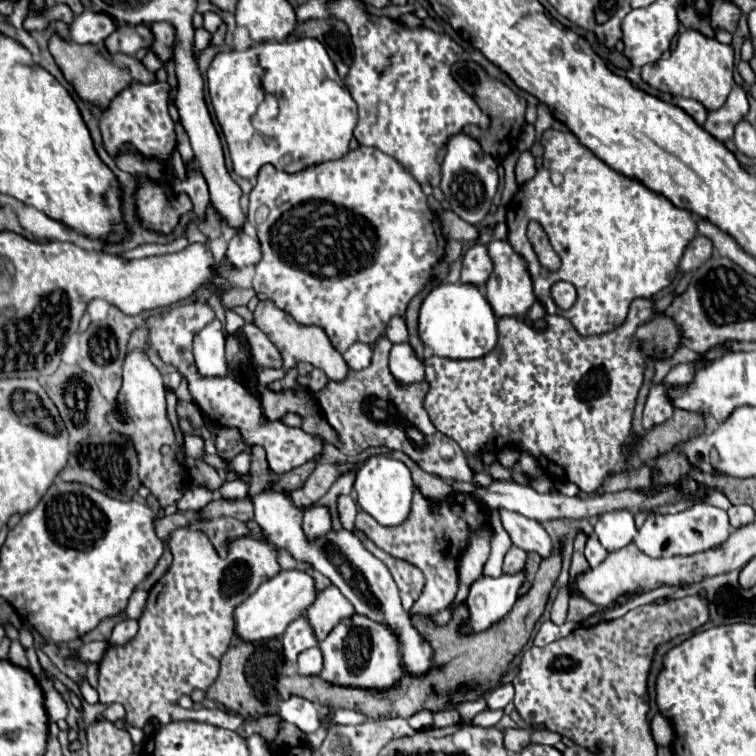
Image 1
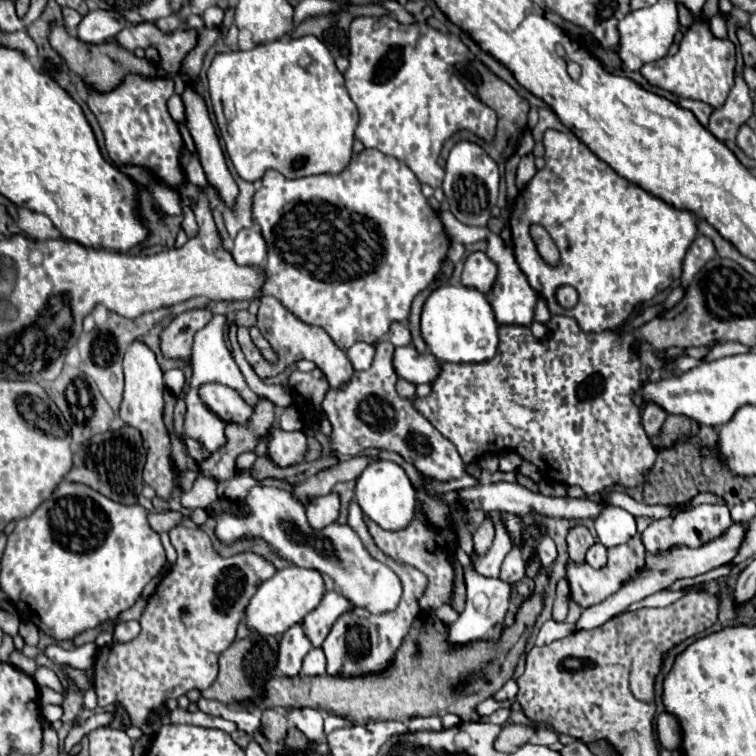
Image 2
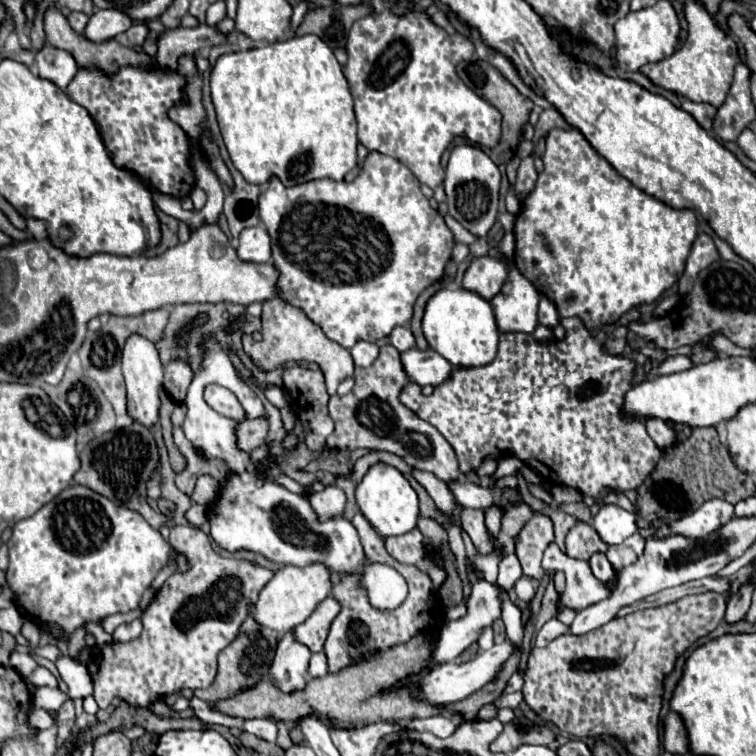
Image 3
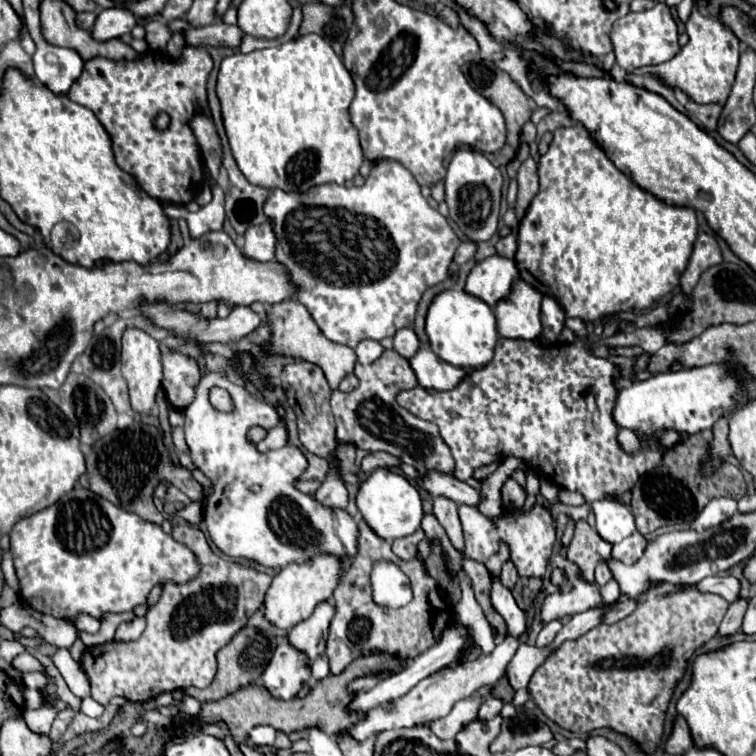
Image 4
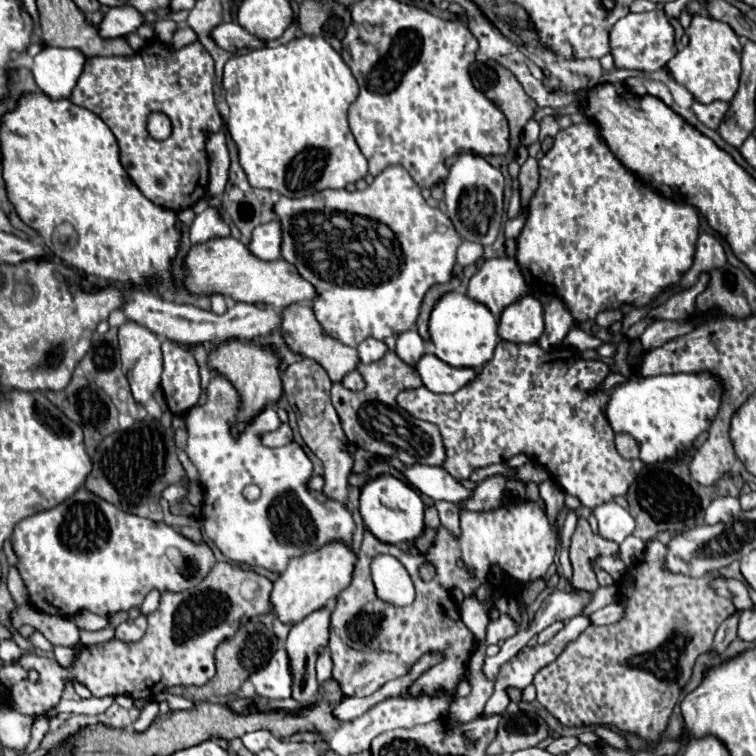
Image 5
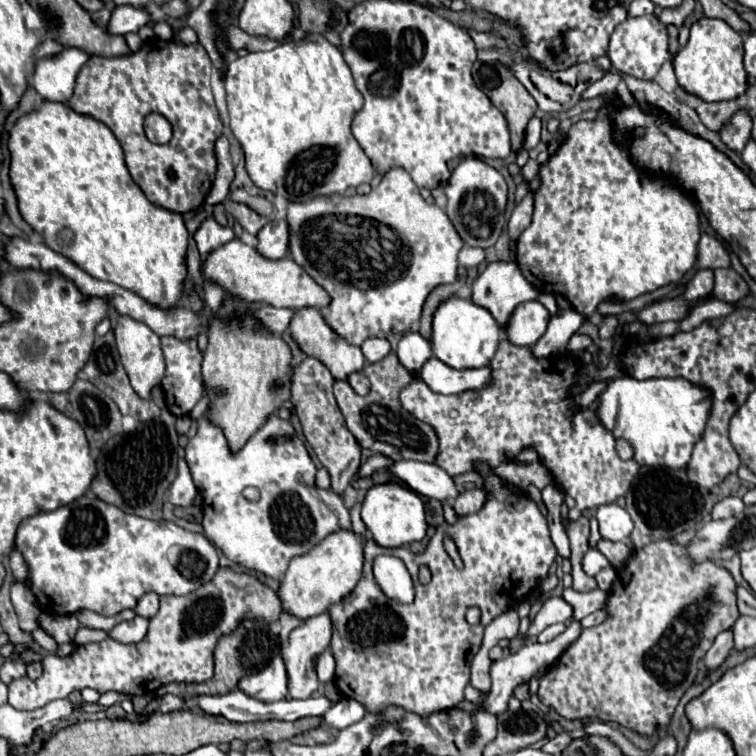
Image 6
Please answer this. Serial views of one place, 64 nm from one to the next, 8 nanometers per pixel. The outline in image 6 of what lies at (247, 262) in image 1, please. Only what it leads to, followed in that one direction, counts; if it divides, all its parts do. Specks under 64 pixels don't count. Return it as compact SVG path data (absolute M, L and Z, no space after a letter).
M272 220L258 232L258 252L266 258L278 260L288 256L288 222Z

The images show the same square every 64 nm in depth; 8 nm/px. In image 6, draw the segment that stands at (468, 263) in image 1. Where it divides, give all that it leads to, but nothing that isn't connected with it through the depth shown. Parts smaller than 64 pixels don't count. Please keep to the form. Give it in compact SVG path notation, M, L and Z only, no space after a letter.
M492 262L474 280L472 300L486 308L502 330L518 304L538 298L538 290L522 276L516 262Z

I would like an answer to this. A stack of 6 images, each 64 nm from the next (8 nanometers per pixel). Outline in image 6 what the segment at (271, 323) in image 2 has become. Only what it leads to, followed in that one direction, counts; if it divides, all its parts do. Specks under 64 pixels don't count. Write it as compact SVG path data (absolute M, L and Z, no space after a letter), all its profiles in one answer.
M318 308L296 310L296 314L290 322L290 332L292 332L294 340L298 342L298 346L302 348L302 352L306 356L314 356L322 364L326 364L336 380L346 380L350 374L362 372L362 368L366 364L364 354L360 352L360 346L348 344L348 340L344 340L342 336L336 336L336 332L332 332L332 328L326 324L326 320Z

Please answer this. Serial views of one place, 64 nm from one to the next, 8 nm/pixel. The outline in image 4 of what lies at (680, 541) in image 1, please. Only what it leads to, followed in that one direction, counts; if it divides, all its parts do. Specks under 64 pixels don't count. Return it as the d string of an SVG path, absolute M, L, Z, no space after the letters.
M714 498L706 504L706 508L698 514L698 518L692 522L692 528L702 532L706 528L712 528L716 524L722 524L724 520L728 520L730 516L734 516L738 512L738 502L732 498Z

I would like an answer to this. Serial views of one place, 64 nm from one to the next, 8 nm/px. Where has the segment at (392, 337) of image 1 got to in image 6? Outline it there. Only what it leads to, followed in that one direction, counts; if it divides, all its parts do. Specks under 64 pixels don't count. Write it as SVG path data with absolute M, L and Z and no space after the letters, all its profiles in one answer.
M406 332L402 340L398 342L396 354L398 354L400 364L408 368L408 372L418 374L420 368L432 358L432 346L426 338L422 338L422 334Z

